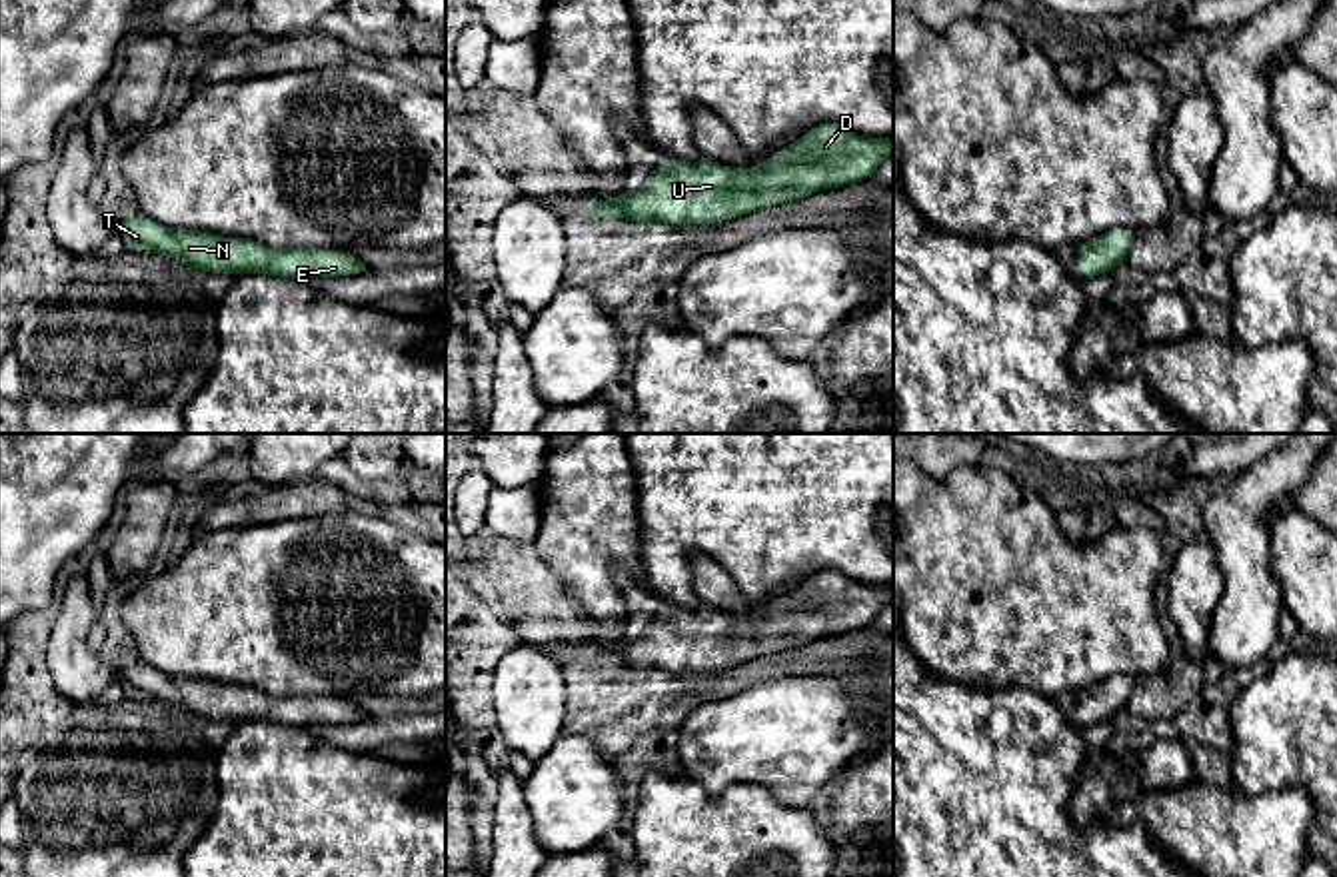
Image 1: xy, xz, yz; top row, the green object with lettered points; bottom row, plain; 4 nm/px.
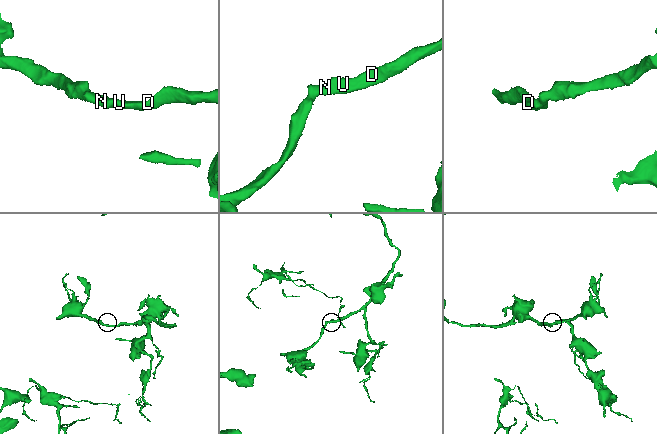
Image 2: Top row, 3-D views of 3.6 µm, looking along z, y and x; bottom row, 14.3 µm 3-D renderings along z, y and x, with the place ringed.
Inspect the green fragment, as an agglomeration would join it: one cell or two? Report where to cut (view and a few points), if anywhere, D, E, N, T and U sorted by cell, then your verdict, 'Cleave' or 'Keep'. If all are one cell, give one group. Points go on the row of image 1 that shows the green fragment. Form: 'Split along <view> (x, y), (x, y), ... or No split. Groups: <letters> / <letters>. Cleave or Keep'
No split. Groups: D E N T U. Keep

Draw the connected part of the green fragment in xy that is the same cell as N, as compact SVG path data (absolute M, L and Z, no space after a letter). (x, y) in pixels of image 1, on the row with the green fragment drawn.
M136 210L120 218L124 244L180 260L190 270L208 274L268 274L290 280L342 278L364 272L346 250L286 248L276 250L258 240L224 238L204 230L174 230Z

